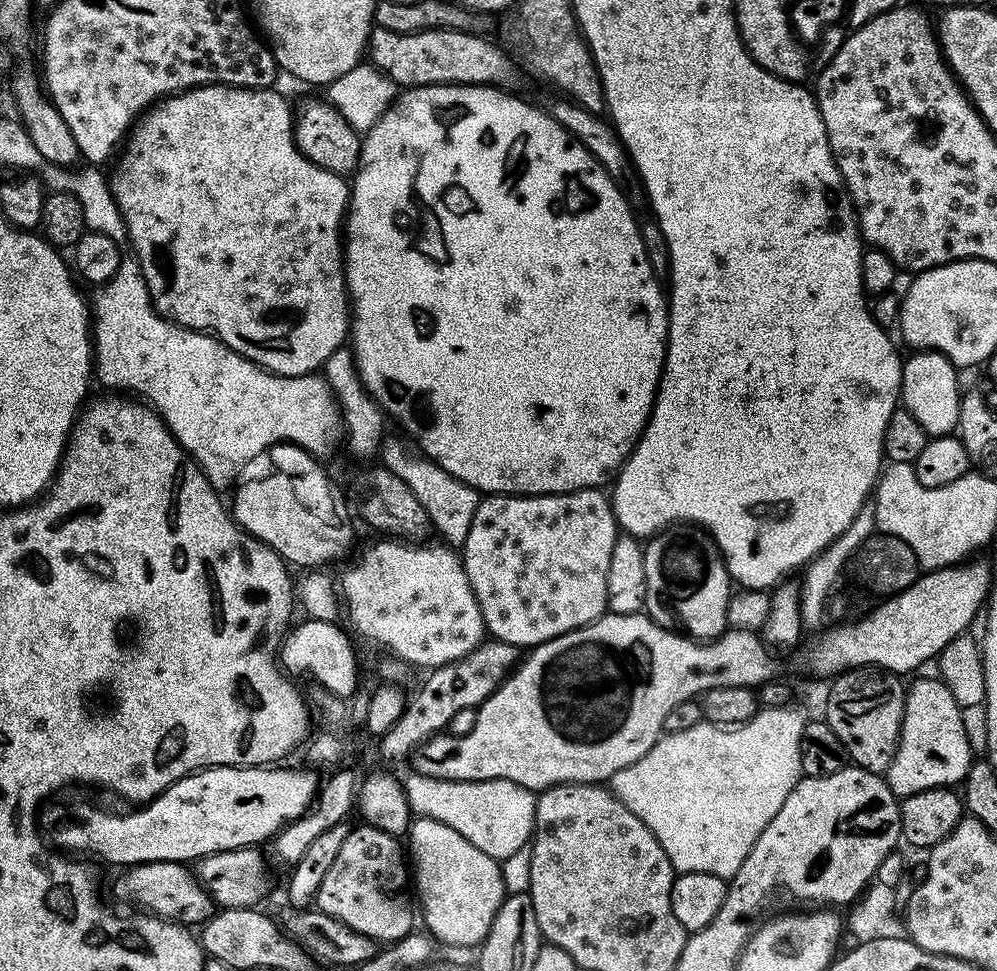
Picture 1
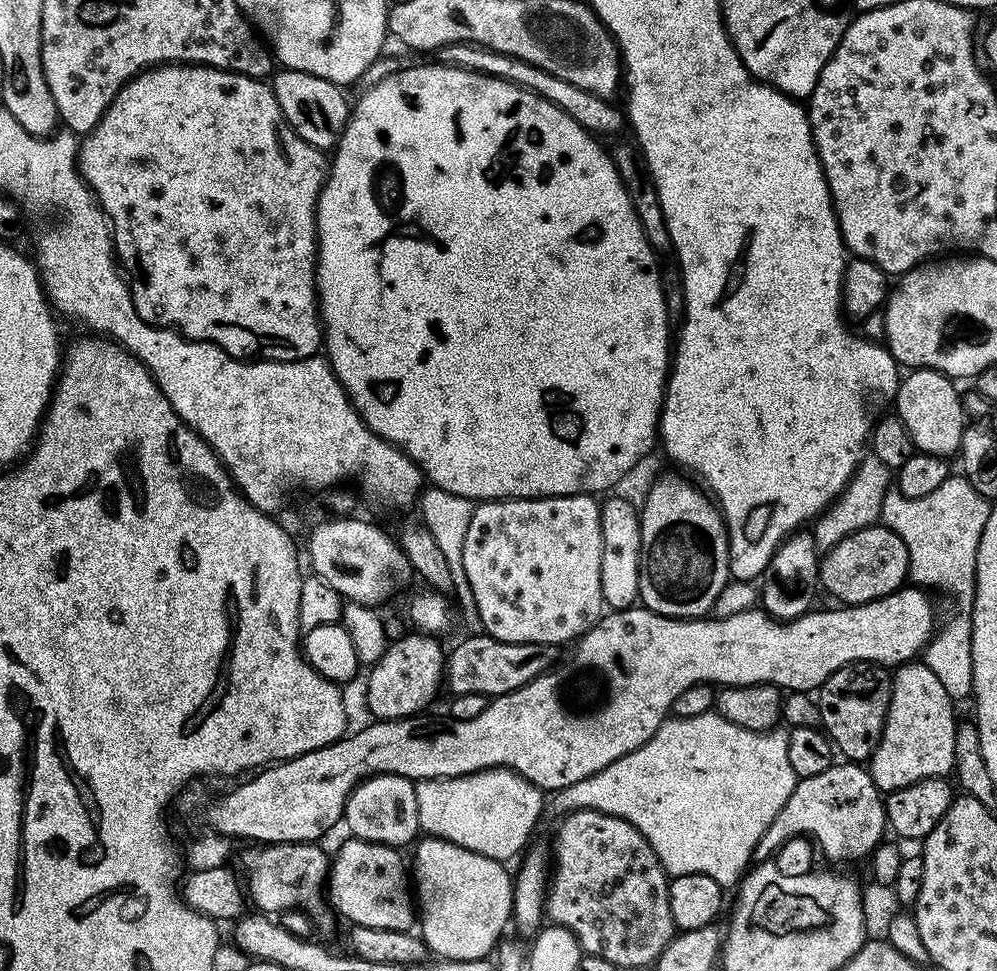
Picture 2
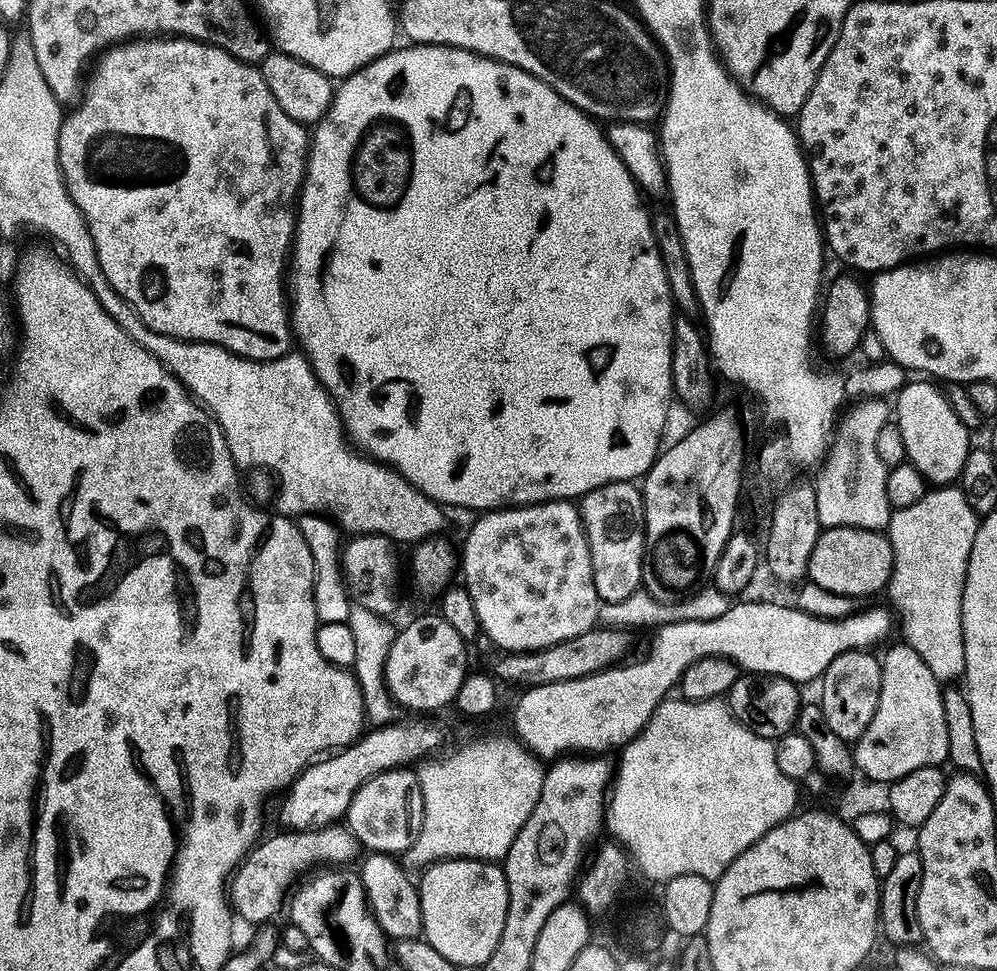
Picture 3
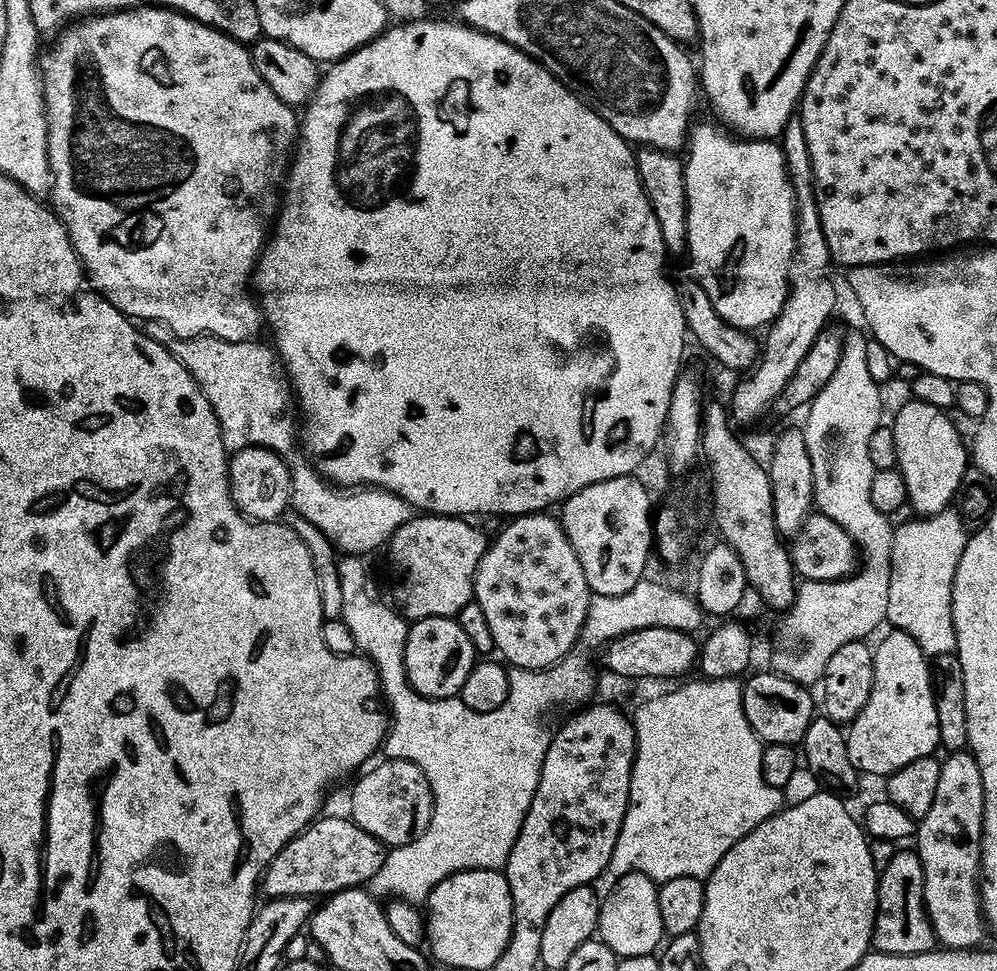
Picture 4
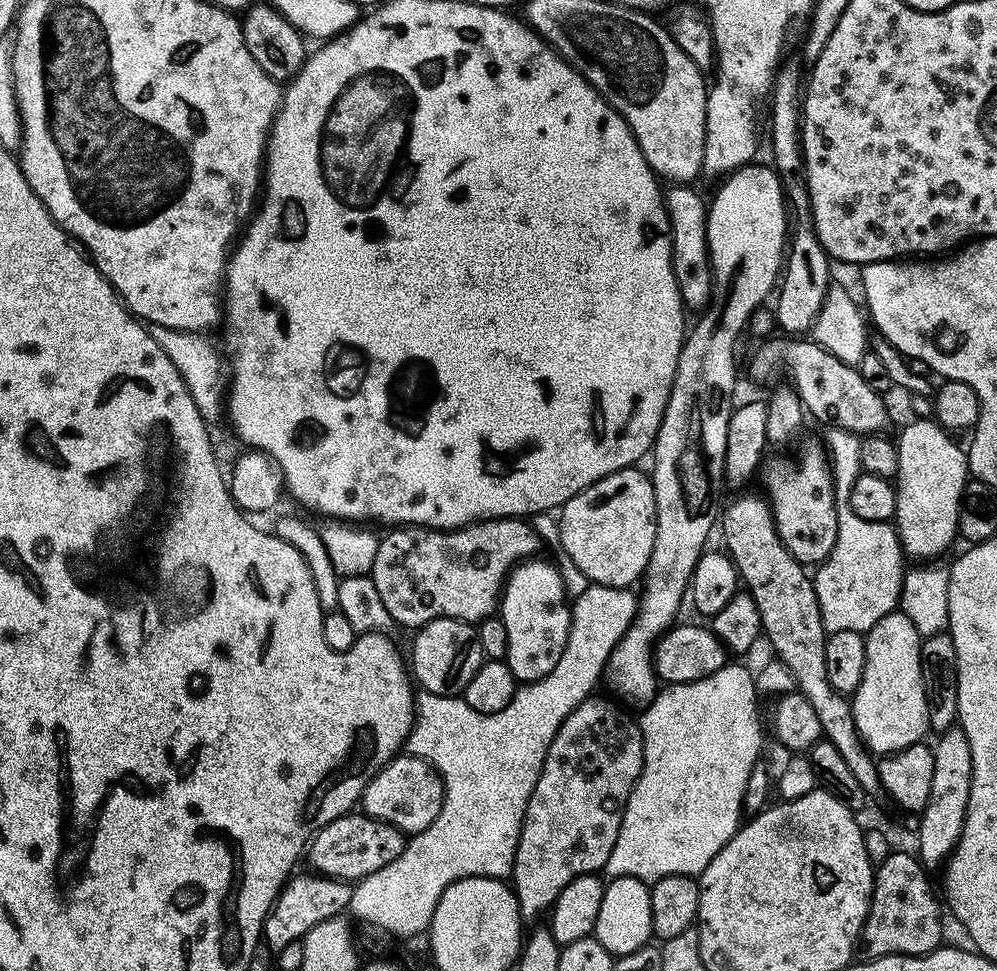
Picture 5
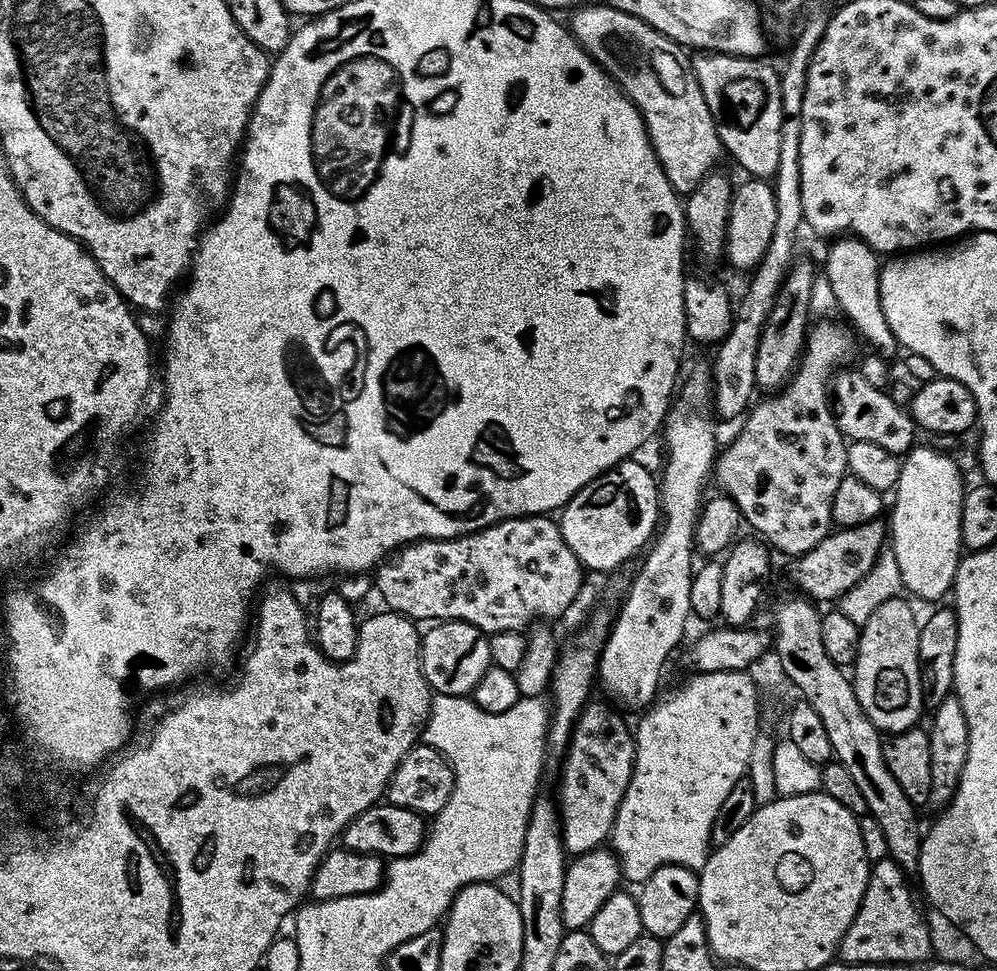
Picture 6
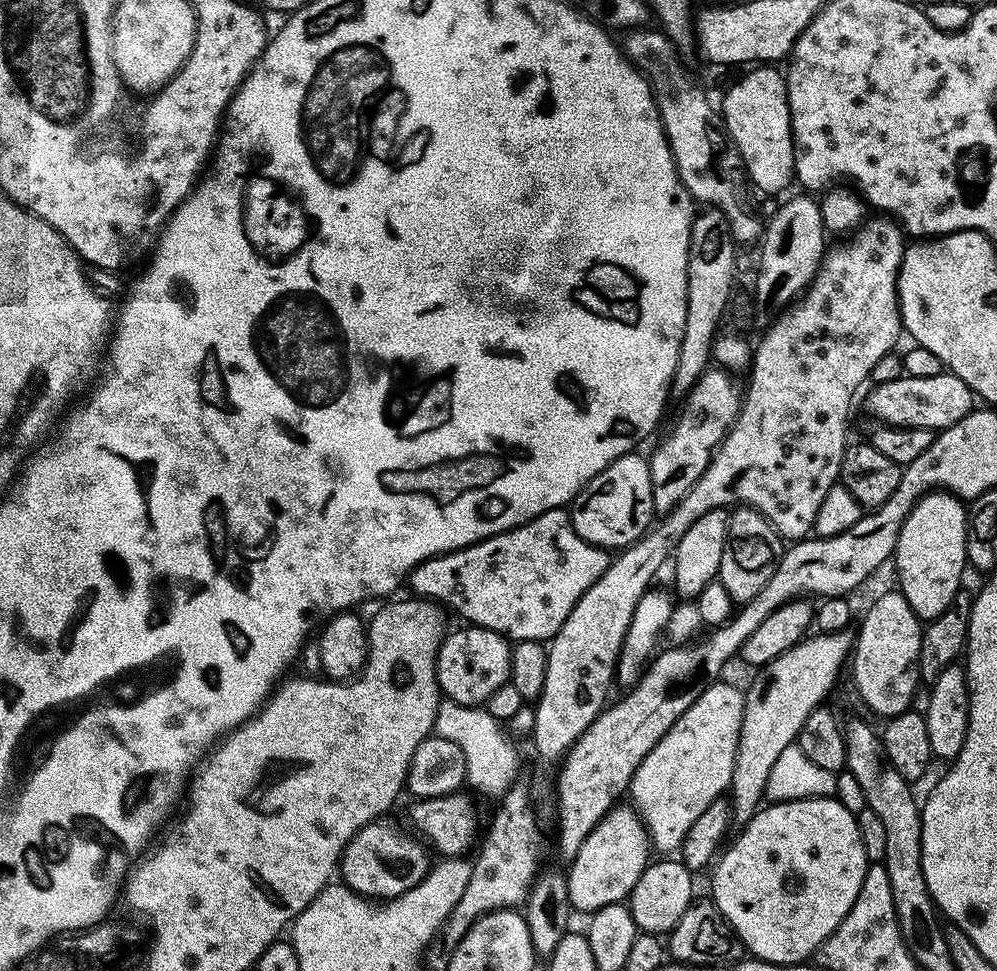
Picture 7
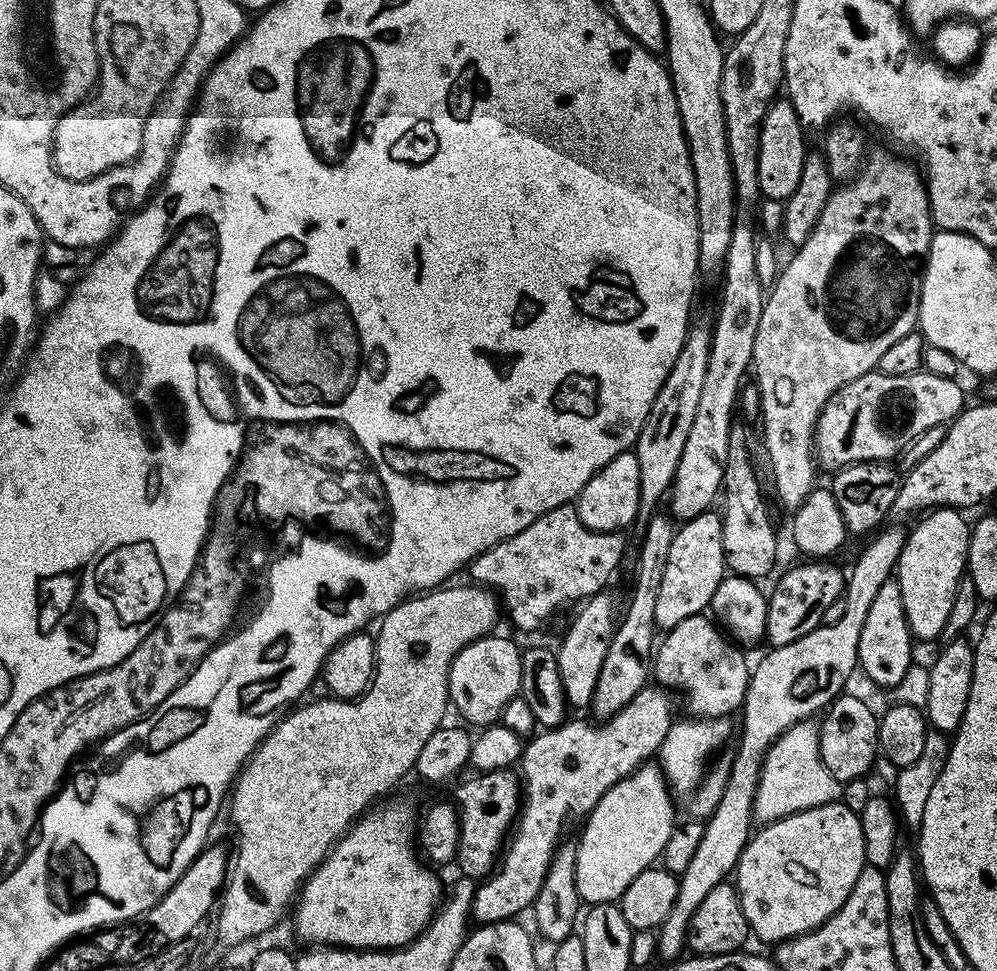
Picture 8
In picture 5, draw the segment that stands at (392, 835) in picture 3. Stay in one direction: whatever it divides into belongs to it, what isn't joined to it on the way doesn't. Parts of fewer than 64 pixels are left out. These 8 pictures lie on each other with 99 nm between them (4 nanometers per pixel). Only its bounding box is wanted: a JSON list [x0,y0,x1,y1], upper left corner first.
[360,754,444,834]

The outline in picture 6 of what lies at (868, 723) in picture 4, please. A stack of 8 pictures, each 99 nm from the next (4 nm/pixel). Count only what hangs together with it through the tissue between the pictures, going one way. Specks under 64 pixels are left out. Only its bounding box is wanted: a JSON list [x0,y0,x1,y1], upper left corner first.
[850,598,924,733]

